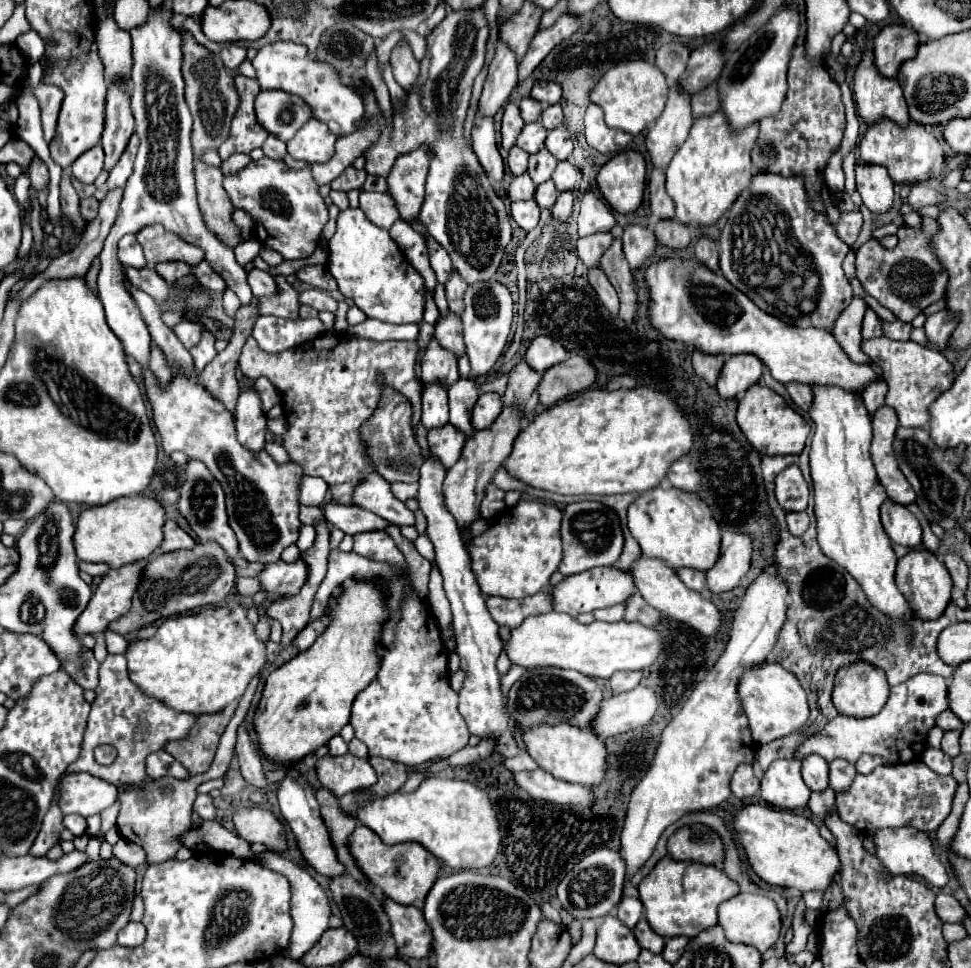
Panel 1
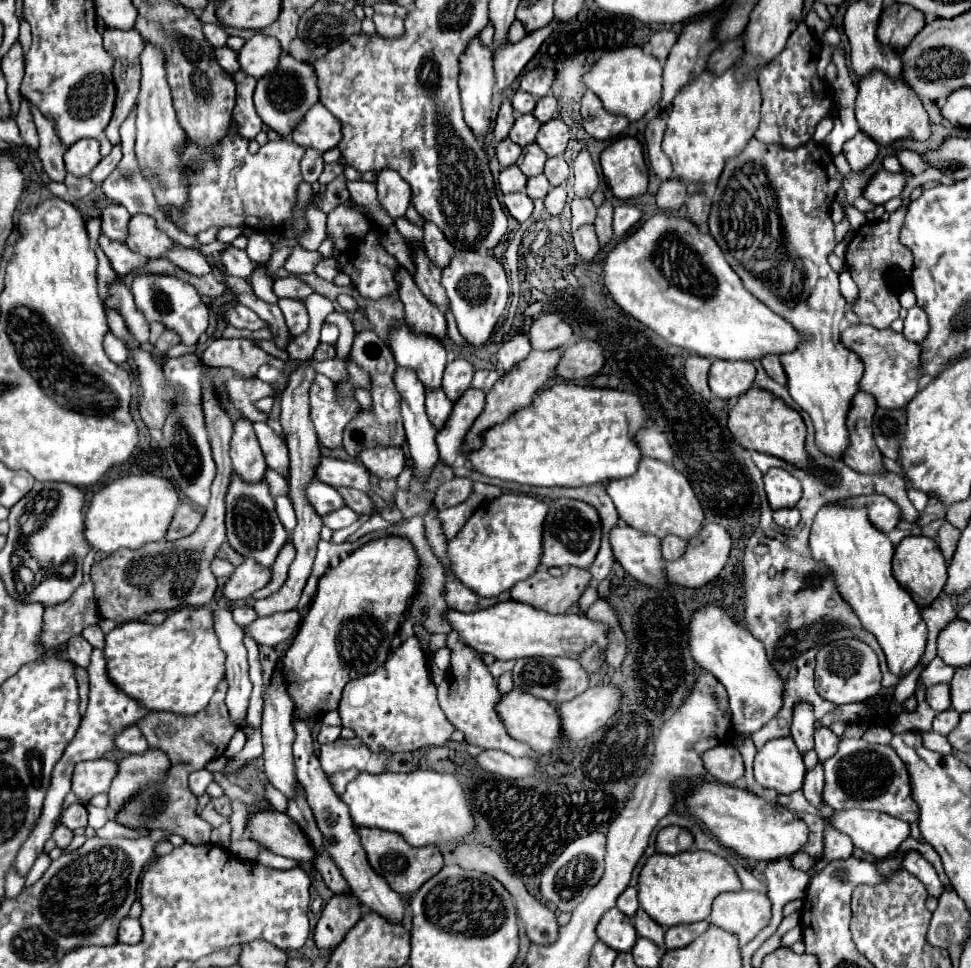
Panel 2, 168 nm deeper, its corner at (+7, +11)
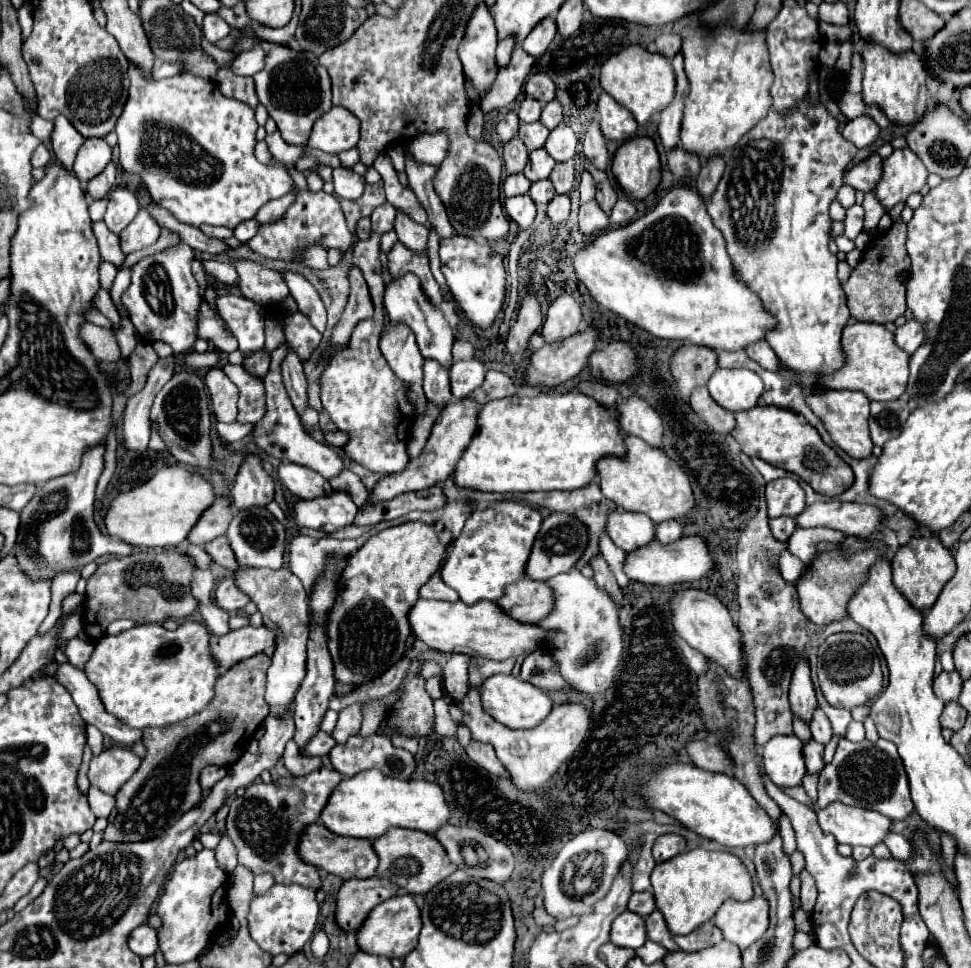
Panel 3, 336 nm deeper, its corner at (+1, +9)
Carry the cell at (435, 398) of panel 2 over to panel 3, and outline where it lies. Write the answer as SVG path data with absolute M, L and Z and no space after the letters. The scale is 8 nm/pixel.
M425 360L423 372L425 372L423 390L427 400L437 408L443 408L447 402L451 402L451 386L449 386L447 370L439 362Z

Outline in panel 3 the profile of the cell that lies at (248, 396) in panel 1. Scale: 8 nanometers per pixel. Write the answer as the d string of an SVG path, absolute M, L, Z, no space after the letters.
M245 454L231 490L235 508L267 506L273 500L273 478L263 470L259 454Z

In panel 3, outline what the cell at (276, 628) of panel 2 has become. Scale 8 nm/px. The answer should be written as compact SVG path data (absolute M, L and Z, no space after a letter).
M245 626L239 630L231 630L221 638L211 636L211 650L219 662L221 672L275 644L277 644L277 632L267 626L259 626L259 628Z

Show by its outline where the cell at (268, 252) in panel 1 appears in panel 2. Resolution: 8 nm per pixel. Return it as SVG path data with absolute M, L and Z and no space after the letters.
M261 270L261 272L255 272L253 274L253 278L251 278L251 286L253 286L253 292L261 298L261 300L265 300L265 302L269 302L269 304L277 304L277 296L271 292L271 280L265 276L265 270Z

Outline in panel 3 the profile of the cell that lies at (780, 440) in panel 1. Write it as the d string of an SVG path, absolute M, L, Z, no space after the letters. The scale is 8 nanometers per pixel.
M757 404L753 410L735 414L735 420L737 424L731 436L739 442L745 454L797 474L821 496L839 496L851 488L855 480L853 470L821 440L819 432L801 414L771 404Z

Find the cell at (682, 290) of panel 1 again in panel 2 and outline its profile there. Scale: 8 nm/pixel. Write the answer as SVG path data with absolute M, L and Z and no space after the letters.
M669 212L653 214L633 234L607 252L603 258L603 284L623 312L649 326L669 344L693 350L712 361L759 360L765 354L791 352L799 344L795 328L743 286L741 278L727 264L715 238L691 224L689 218L677 218Z

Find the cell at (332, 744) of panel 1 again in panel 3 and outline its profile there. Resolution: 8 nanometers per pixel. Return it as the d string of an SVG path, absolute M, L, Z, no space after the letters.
M317 732L311 740L309 740L309 746L305 748L307 756L323 756L323 754L329 754L329 750L335 746L335 738L327 732Z

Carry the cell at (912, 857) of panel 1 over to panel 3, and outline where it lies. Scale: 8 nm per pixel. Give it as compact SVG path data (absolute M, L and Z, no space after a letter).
M835 802L825 810L819 810L819 824L823 832L833 834L839 844L849 846L877 846L885 842L893 822L873 810L845 806Z

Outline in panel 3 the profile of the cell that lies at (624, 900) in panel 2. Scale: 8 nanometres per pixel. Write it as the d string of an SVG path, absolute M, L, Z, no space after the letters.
M633 892L629 898L629 910L639 916L649 916L655 910L655 900L651 892Z

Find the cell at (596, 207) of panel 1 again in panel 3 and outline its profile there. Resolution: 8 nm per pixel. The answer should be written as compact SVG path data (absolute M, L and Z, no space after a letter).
M591 122L585 136L583 136L583 158L597 170L605 170L609 162L605 138L597 126L597 122Z

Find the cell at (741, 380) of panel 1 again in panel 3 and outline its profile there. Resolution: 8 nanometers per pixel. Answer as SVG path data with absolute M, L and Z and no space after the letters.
M717 368L707 384L713 400L731 410L749 410L759 402L763 392L761 378L747 368Z

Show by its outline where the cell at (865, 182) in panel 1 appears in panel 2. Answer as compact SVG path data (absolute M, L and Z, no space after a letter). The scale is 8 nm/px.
M857 132L851 140L847 140L843 144L843 152L853 170L861 170L861 168L869 166L875 160L877 150L879 150L879 146L875 144L875 140L871 140L869 136L863 136L863 132Z

